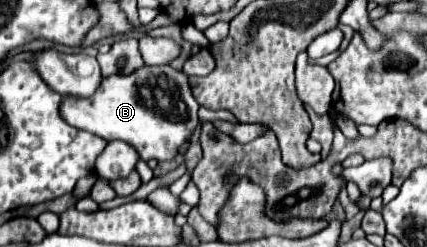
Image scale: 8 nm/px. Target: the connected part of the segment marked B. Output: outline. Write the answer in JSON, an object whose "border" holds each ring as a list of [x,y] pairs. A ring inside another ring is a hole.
{"border":[[[143,66],[129,76],[107,76],[101,82],[101,88],[91,98],[65,98],[61,104],[61,116],[75,128],[101,136],[103,140],[123,140],[131,144],[143,160],[171,162],[177,158],[179,148],[191,138],[195,128],[199,126],[197,118],[199,104],[191,94],[187,76],[177,72],[171,66]]]}

